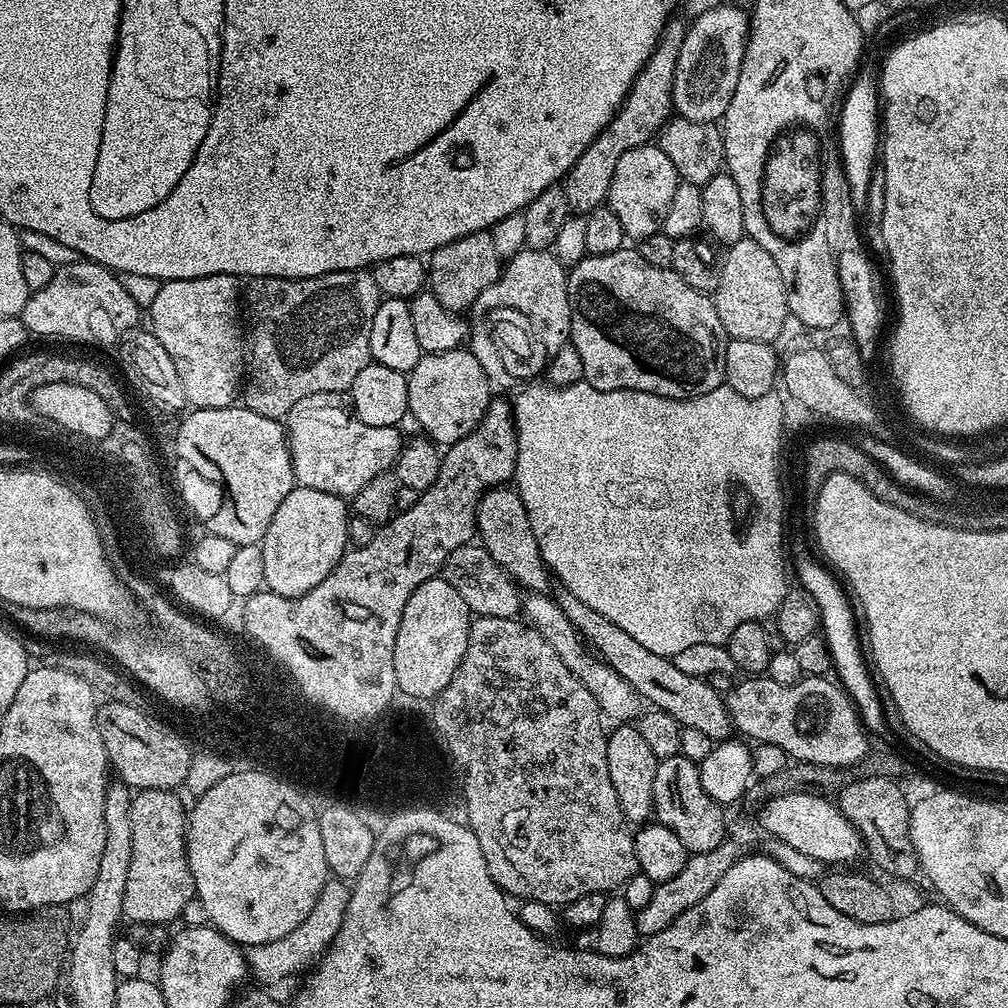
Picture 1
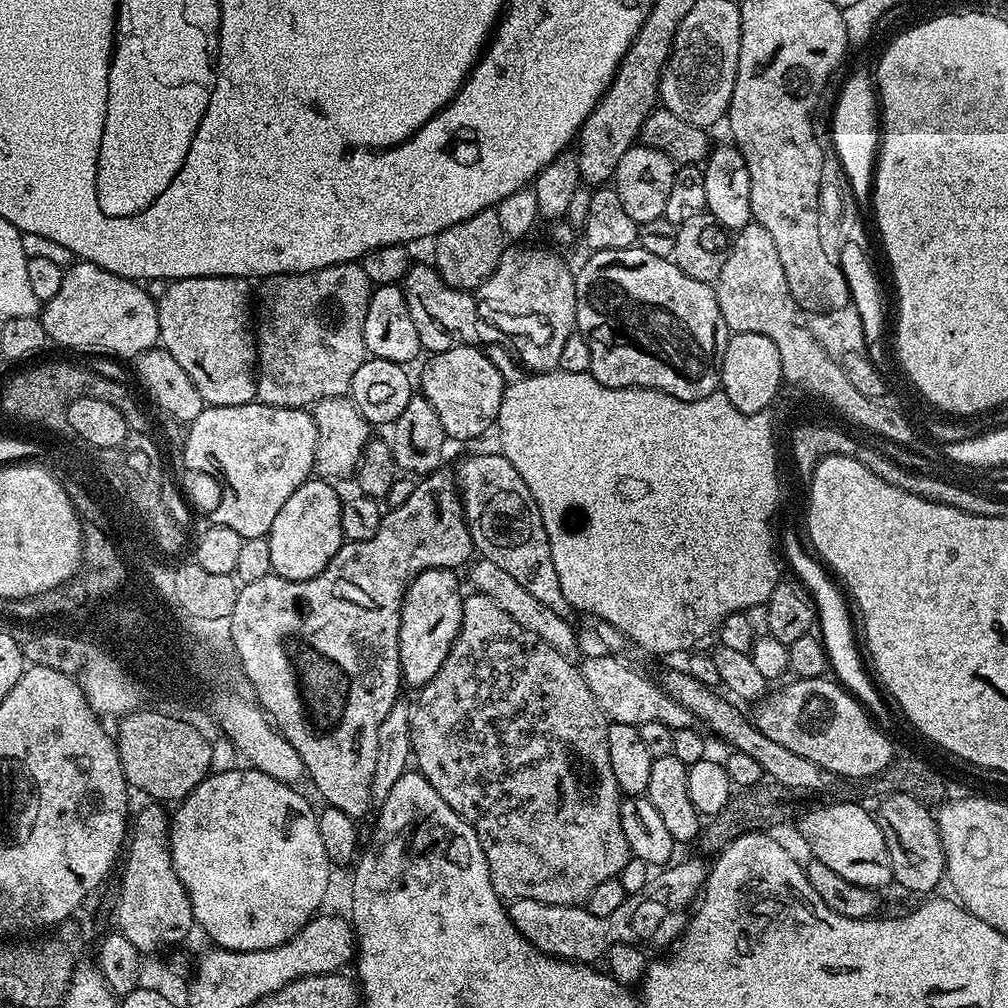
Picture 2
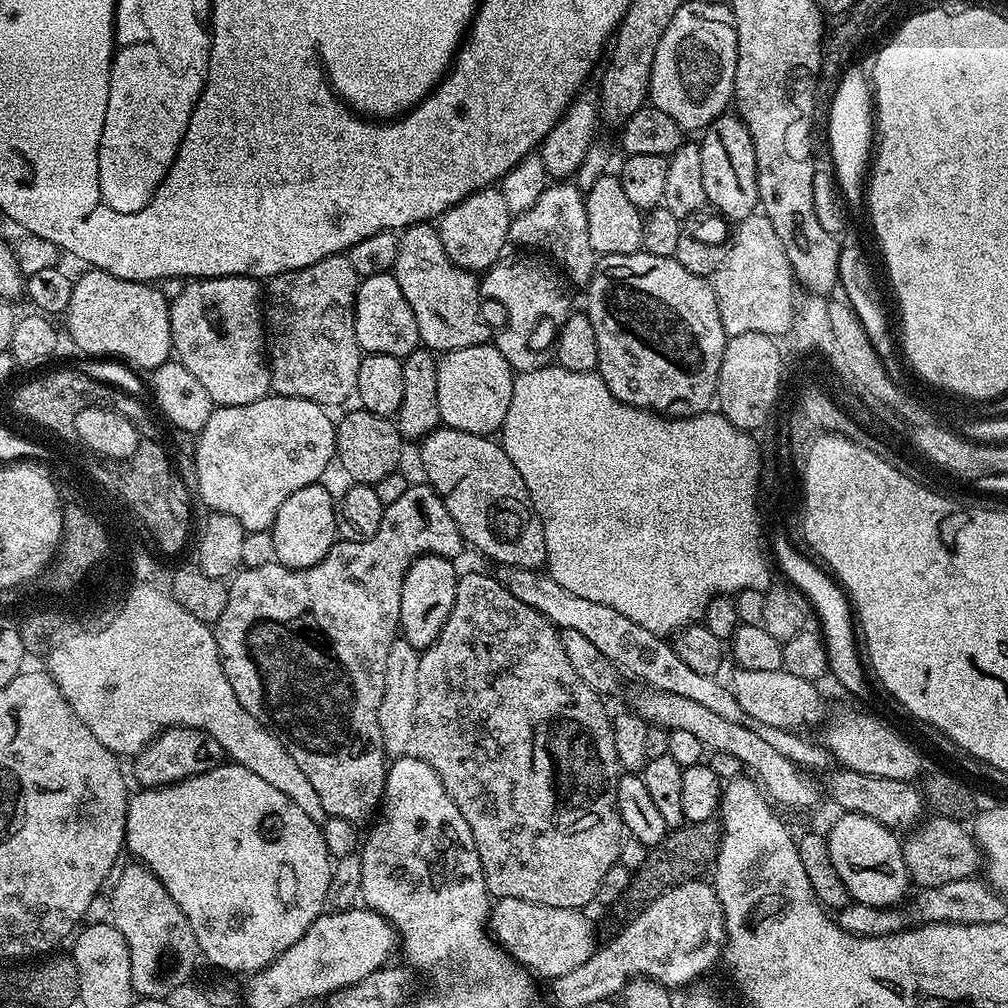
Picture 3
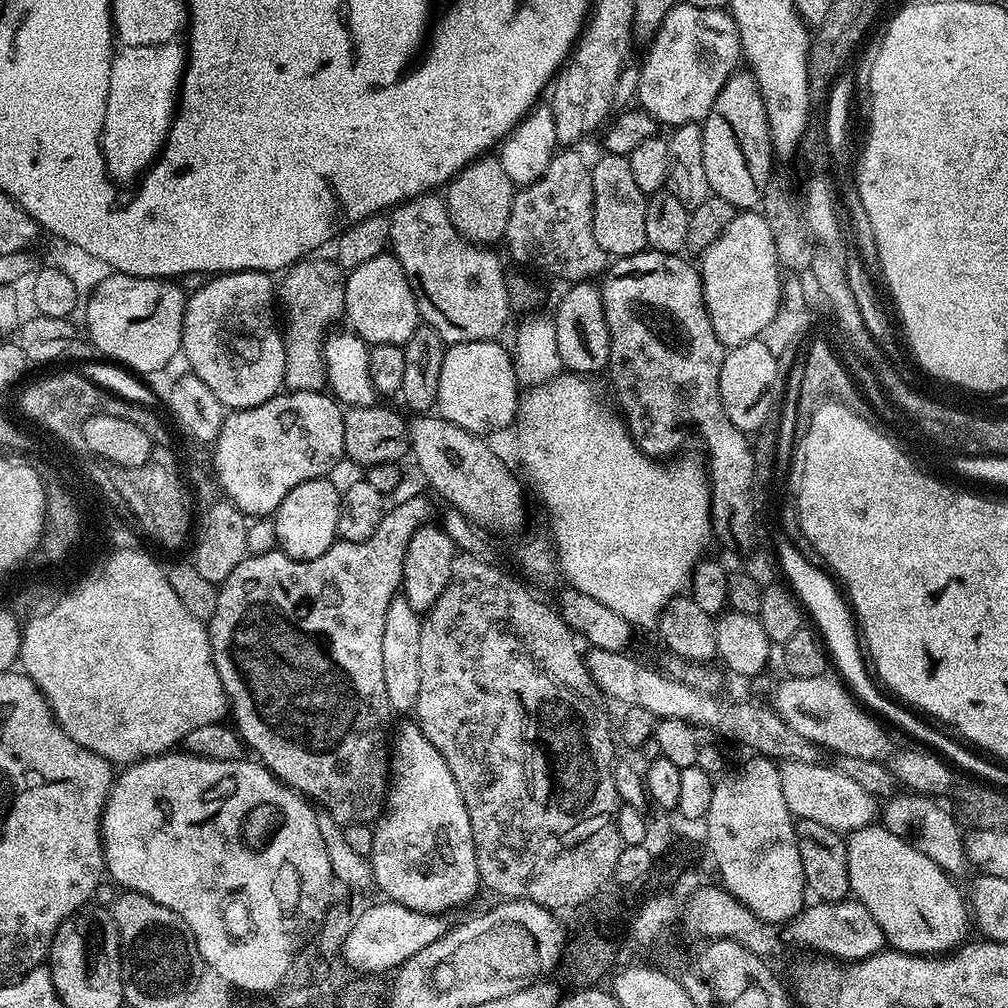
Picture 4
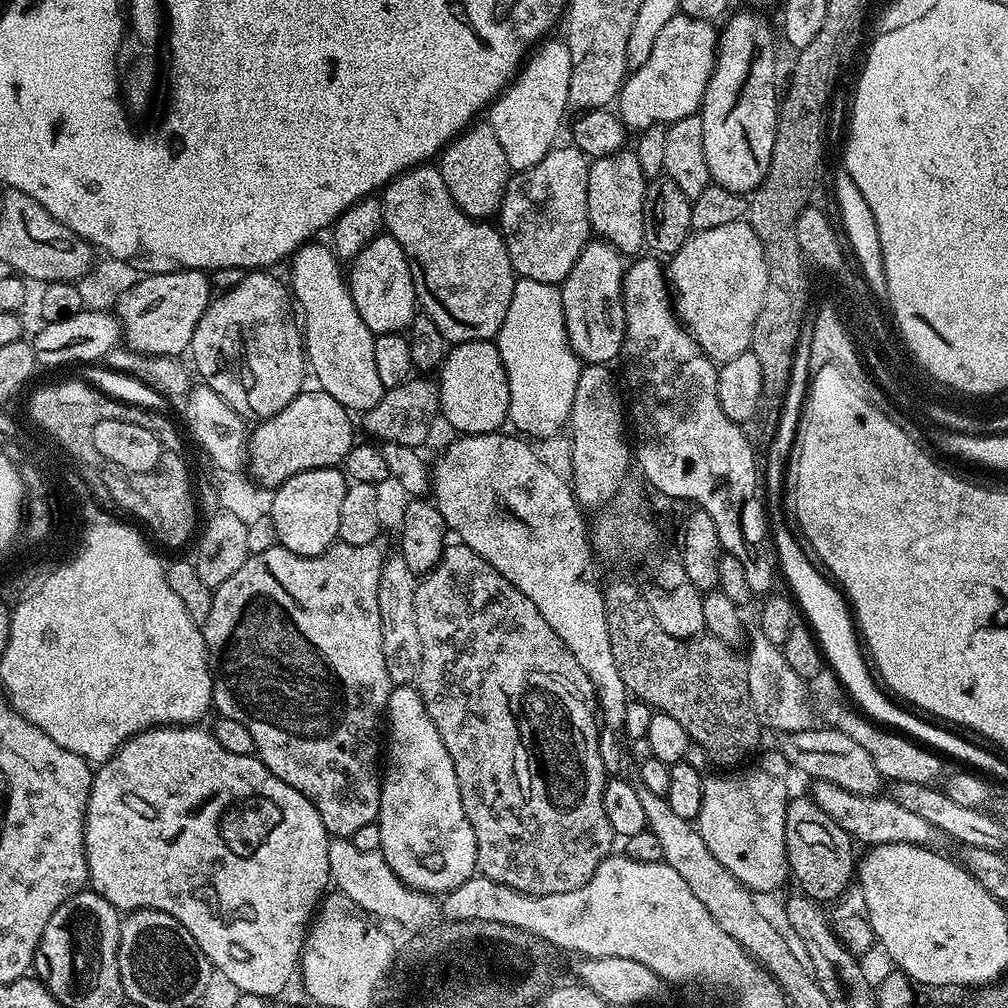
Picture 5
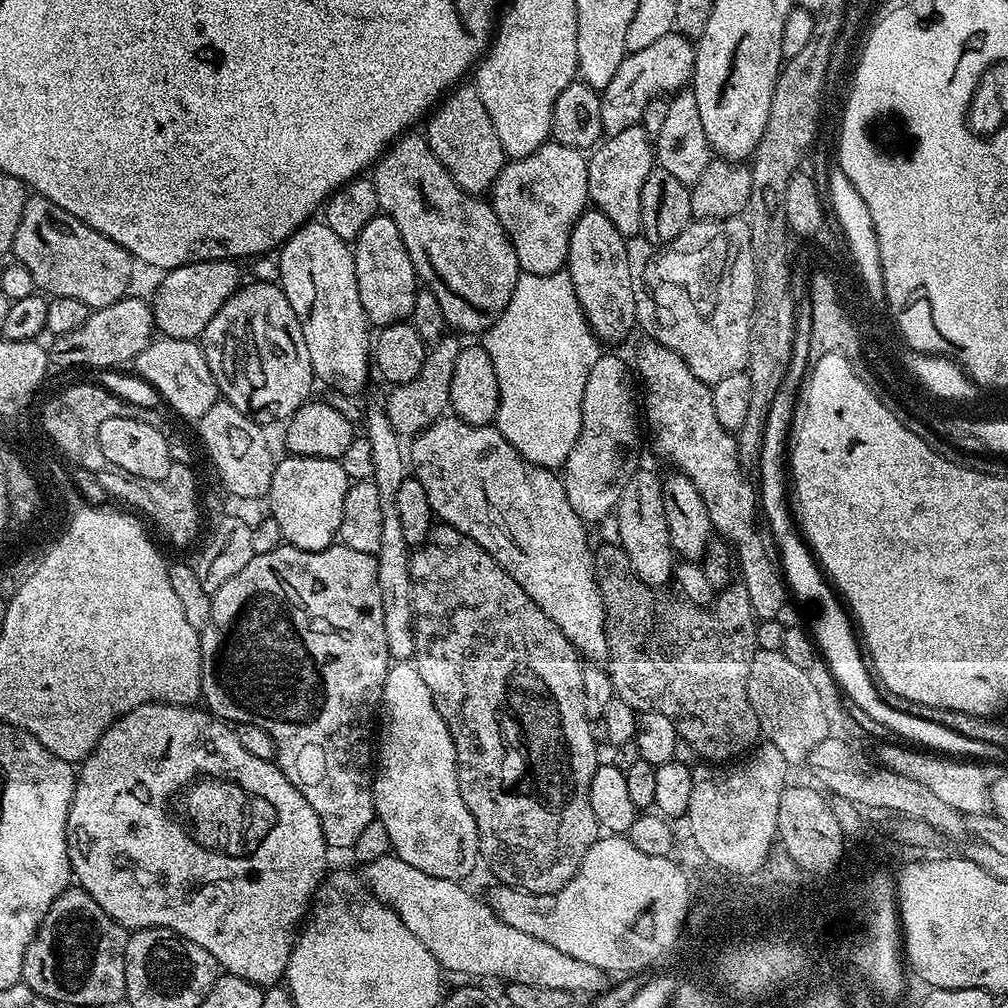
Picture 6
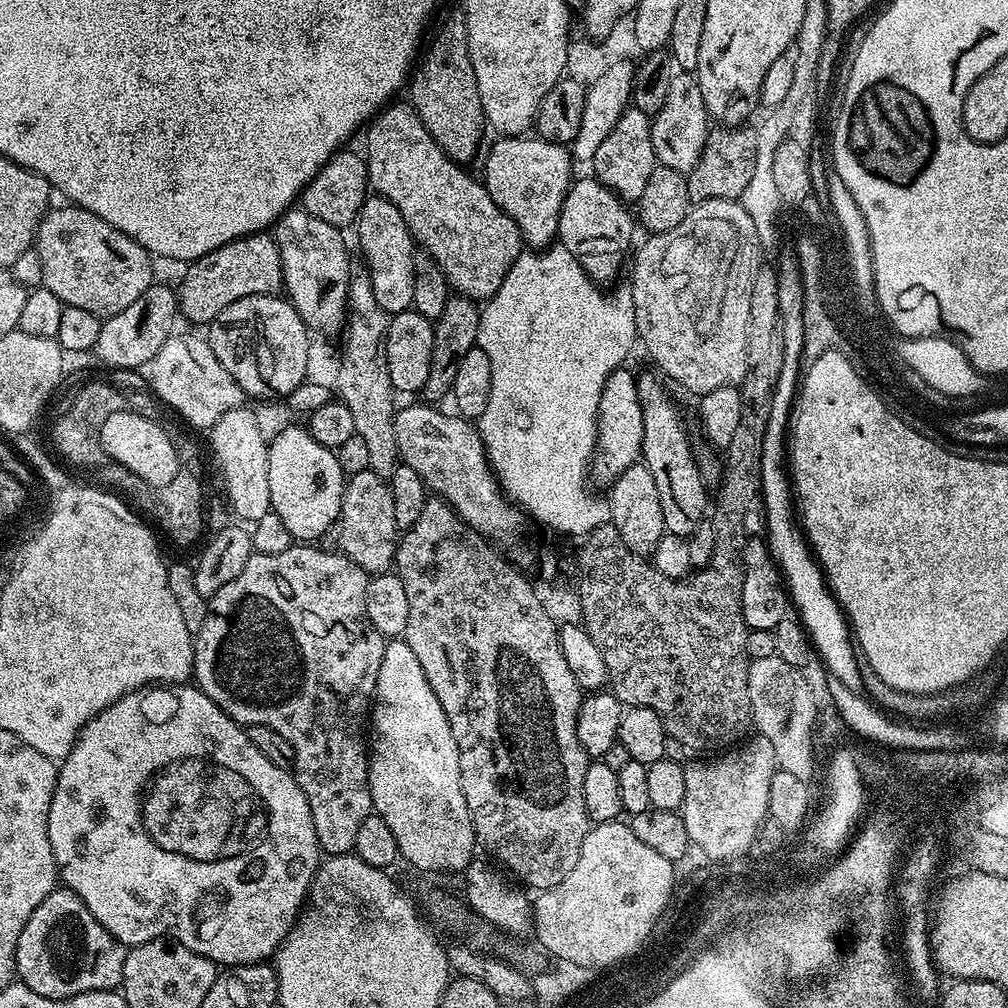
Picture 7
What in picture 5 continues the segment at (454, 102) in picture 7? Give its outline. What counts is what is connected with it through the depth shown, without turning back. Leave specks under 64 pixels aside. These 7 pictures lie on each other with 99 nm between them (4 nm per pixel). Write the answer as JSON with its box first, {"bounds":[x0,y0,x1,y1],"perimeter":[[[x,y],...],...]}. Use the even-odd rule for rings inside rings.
{"bounds":[438,122,510,220],"perimeter":[[[476,122],[455,136],[440,153],[438,167],[446,182],[446,190],[450,190],[450,198],[454,198],[467,216],[484,220],[499,213],[508,188],[510,169],[502,145],[498,143],[498,134],[494,134],[491,124]]]}

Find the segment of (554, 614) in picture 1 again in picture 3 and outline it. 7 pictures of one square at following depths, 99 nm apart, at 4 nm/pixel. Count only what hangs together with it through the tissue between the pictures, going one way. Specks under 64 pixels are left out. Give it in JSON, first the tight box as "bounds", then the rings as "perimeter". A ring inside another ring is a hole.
{"bounds":[631,690,822,808],"perimeter":[[[655,690],[642,691],[644,692],[638,693],[633,698],[633,705],[631,704],[637,716],[669,730],[674,728],[690,730],[690,734],[697,736],[698,742],[702,742],[705,749],[722,754],[734,754],[734,758],[738,758],[738,762],[742,762],[745,769],[751,772],[752,768],[751,775],[762,785],[769,801],[777,805],[785,804],[788,808],[808,808],[811,804],[818,803],[820,796],[822,800],[822,792],[817,781],[815,784],[810,778],[812,776],[805,769],[791,761],[790,758],[786,758],[785,755],[778,754],[769,743],[758,738],[753,731],[746,730],[745,726],[723,719],[714,714],[709,707],[694,702],[692,698],[682,698],[679,694]]]}

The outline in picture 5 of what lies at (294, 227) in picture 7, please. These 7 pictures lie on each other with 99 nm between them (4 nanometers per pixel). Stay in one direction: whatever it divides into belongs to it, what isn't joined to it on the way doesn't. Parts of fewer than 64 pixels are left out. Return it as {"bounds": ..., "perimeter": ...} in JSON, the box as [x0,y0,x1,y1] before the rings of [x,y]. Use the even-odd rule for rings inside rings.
{"bounds":[290,241,385,414],"perimeter":[[[311,241],[304,244],[290,258],[290,290],[306,314],[302,318],[302,332],[305,339],[305,355],[316,376],[319,389],[324,391],[342,407],[354,414],[369,412],[381,401],[385,388],[378,370],[375,369],[375,333],[369,330],[347,286],[341,263],[336,254],[325,244]]]}

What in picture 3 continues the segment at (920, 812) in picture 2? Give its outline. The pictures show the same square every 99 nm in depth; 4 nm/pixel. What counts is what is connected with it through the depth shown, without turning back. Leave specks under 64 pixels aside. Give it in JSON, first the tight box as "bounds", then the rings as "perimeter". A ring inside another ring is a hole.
{"bounds":[904,815,982,888],"perimeter":[[[933,815],[915,830],[907,833],[904,861],[913,885],[920,888],[937,888],[946,882],[958,882],[977,875],[982,868],[982,853],[971,831],[961,821],[948,816]],[[928,820],[928,821],[927,821]],[[964,827],[964,828],[963,828]]]}

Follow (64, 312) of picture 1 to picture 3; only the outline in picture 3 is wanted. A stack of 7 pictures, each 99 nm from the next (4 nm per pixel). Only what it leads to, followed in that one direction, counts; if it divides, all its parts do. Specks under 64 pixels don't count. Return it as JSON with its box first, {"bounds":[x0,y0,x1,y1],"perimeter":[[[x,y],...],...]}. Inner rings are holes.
{"bounds":[66,267,173,370],"perimeter":[[[89,267],[79,277],[75,277],[72,293],[70,294],[70,306],[66,313],[68,319],[68,336],[85,352],[88,356],[121,356],[128,364],[133,364],[136,368],[145,368],[151,370],[162,366],[173,355],[172,351],[172,335],[170,334],[170,310],[168,309],[169,301],[160,293],[159,287],[153,286],[151,283],[142,280],[127,280],[126,278],[118,278],[109,272],[103,272],[101,268]]]}

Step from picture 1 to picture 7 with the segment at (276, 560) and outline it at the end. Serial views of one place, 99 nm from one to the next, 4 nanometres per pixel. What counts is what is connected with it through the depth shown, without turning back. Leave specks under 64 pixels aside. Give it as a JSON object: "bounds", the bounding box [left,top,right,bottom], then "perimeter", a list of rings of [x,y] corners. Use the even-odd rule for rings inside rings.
{"bounds":[268,427,345,542],"perimeter":[[[307,427],[284,428],[276,437],[271,437],[268,446],[268,465],[270,466],[270,502],[272,511],[282,518],[286,530],[290,530],[293,541],[316,542],[319,536],[333,531],[334,525],[340,519],[340,507],[344,497],[345,475],[342,466],[338,466],[338,458],[333,449],[322,446],[312,437]]]}

